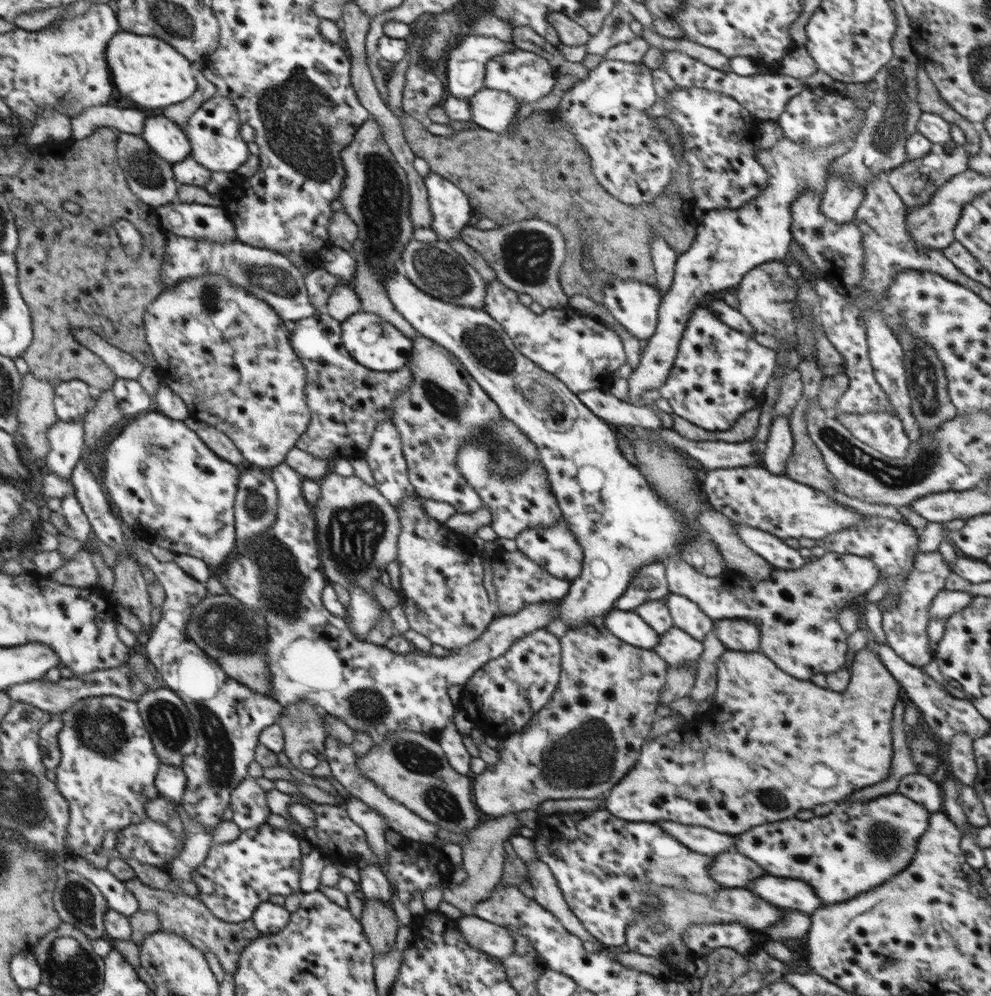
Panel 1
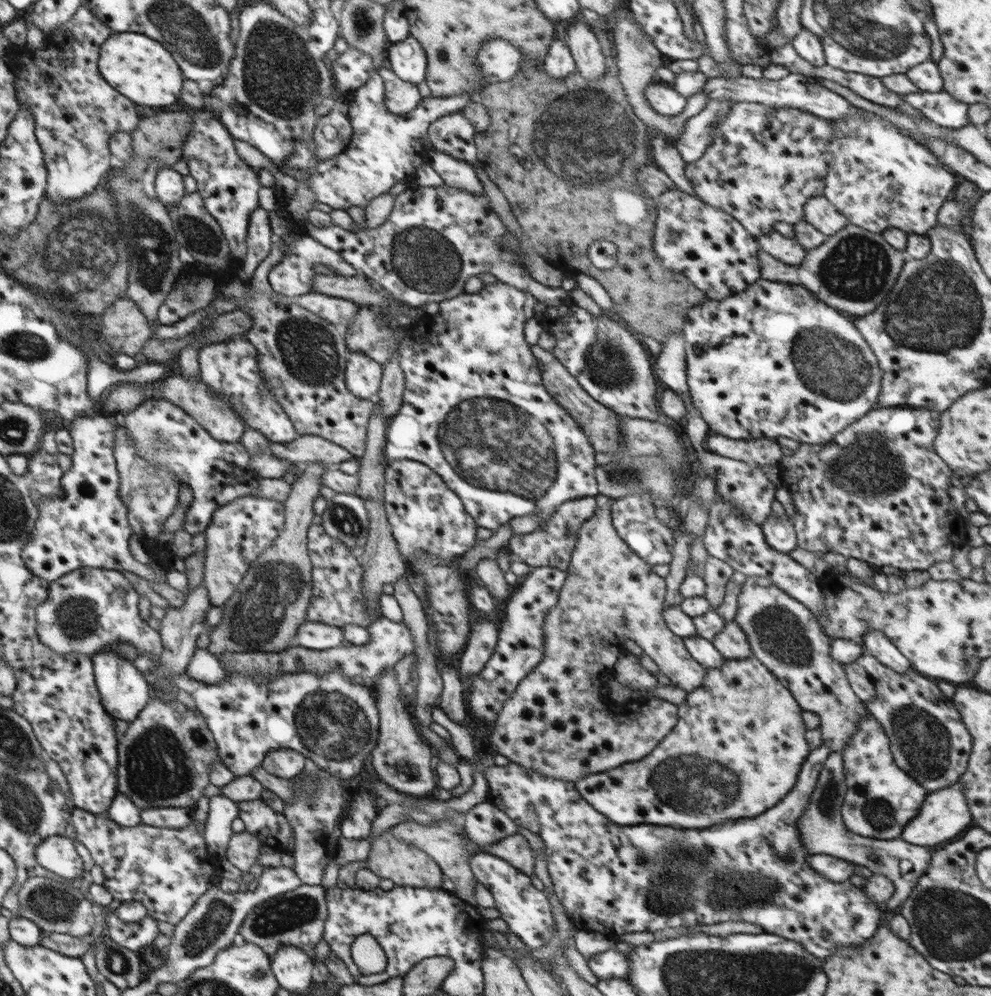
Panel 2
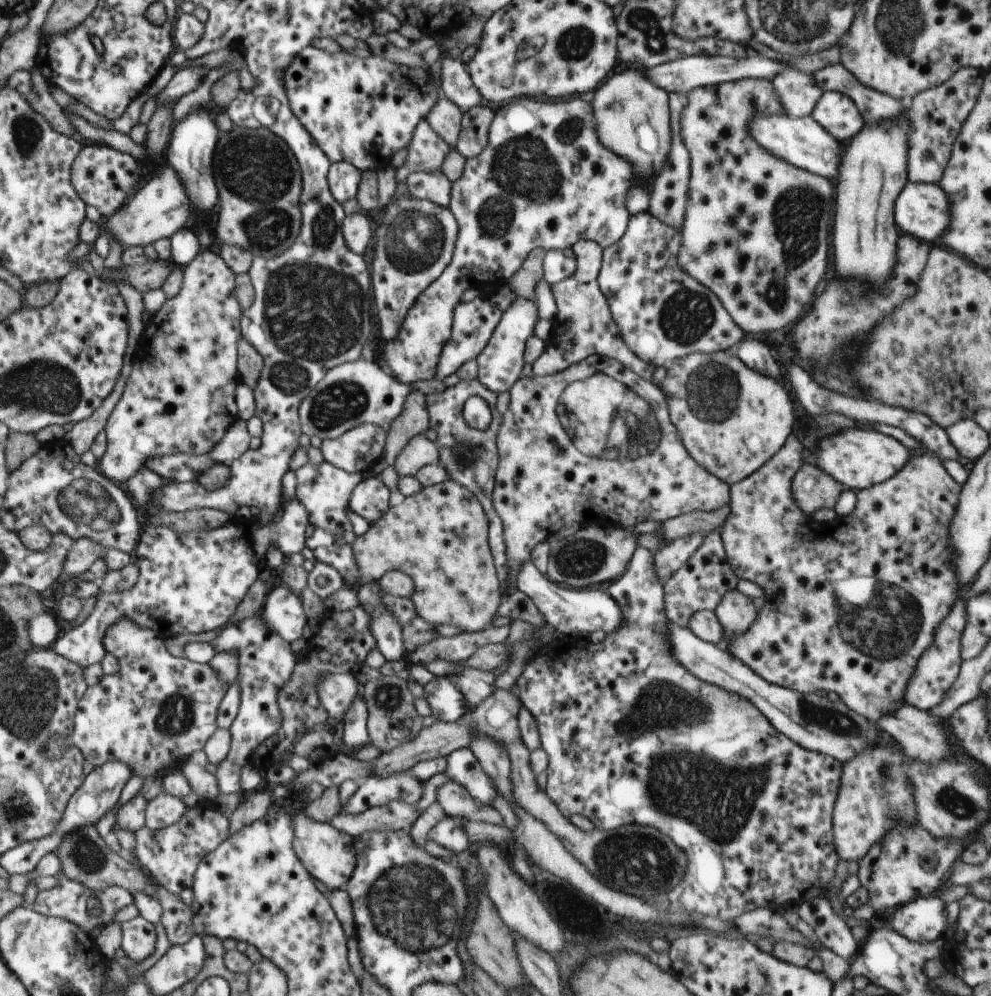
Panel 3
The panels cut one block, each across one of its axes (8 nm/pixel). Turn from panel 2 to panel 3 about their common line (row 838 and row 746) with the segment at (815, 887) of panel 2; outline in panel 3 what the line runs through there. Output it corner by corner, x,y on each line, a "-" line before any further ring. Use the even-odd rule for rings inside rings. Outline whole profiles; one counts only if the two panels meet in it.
641,546
637,548
627,566
626,574
608,586
608,594
616,600
622,612
622,624
618,630
606,634
606,638
600,643
588,642
585,636
573,639
566,636
564,642
560,642
560,648
555,649
552,644
544,646
532,656
532,660
516,681
519,688
517,696
524,708
535,718
542,748
548,754
548,781
545,791
550,800
567,819
572,815
582,815
589,818
596,829
610,831
622,825
636,823
643,827
654,827
671,836
676,845
685,852
685,856
688,854
688,870
681,883
669,893
652,900
651,905
659,909
734,922
741,914
760,907
765,906
774,912
782,912
787,904
802,904
823,896
840,862
834,846
833,808
841,786
843,764
831,756
802,748
785,734
778,732
750,700
699,679
685,666
676,662
669,641
669,618
664,612
663,586
655,573
652,551

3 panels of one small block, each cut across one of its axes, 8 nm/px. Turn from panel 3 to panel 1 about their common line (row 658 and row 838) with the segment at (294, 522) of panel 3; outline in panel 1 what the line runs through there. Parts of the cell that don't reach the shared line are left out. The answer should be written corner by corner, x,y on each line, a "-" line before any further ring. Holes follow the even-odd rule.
94,696
80,699
61,715
64,719
58,733
61,762
53,771
57,775
58,788
71,808
66,844
74,855
83,856
100,850
106,831
122,830
147,817
145,802
160,797
160,792
155,787
155,776
162,763
156,756
150,734
144,728
137,701
124,700
120,696

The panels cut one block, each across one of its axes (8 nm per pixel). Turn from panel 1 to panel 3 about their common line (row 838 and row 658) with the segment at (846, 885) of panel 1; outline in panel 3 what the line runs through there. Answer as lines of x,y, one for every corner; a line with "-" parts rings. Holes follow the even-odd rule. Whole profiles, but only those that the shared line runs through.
792,433
782,445
782,448
772,455
772,458
765,462
756,472
740,482
730,486
730,513
726,522
721,526
720,533
723,545
727,554
728,562
739,579
746,579
756,583
764,592
765,602
762,608
757,610
754,622
744,633
734,637
733,641
725,644
727,651
746,666
749,666
760,678
769,683
793,690
799,693
810,693
816,690
836,692
841,701
852,711
865,716
871,725
877,725
877,720
885,714
893,713
893,710
900,708
905,703
905,690
910,677
913,677
914,669
917,668
918,659
922,653
934,642
934,635
938,625
950,612
952,605
957,601
959,592
959,578
956,576
955,566
951,565
953,550
951,549
951,536
949,526
954,518
957,504
959,503
962,487
944,469
944,465
938,460
935,454
925,451
914,452
911,459
892,478
880,484
875,484
867,489
860,489
856,492
857,503
850,511
850,514
837,518
835,522
818,523
808,513
805,513
796,502
791,484
795,474
807,459
808,444
-
852,572
874,572
878,574
878,584
873,590
873,595
868,598
862,606
851,604
844,598
834,598
834,578
846,578
852,576

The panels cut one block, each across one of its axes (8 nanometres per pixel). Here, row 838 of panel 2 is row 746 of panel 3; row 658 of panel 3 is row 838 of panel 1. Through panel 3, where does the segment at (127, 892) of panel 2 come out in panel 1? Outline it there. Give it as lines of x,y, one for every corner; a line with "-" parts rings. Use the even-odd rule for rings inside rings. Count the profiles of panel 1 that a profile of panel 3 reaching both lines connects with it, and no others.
147,816
138,824
117,831
116,850
122,856
135,858
142,864
152,864
168,872
169,862
181,854
187,838
186,831
182,836
176,835
166,823

